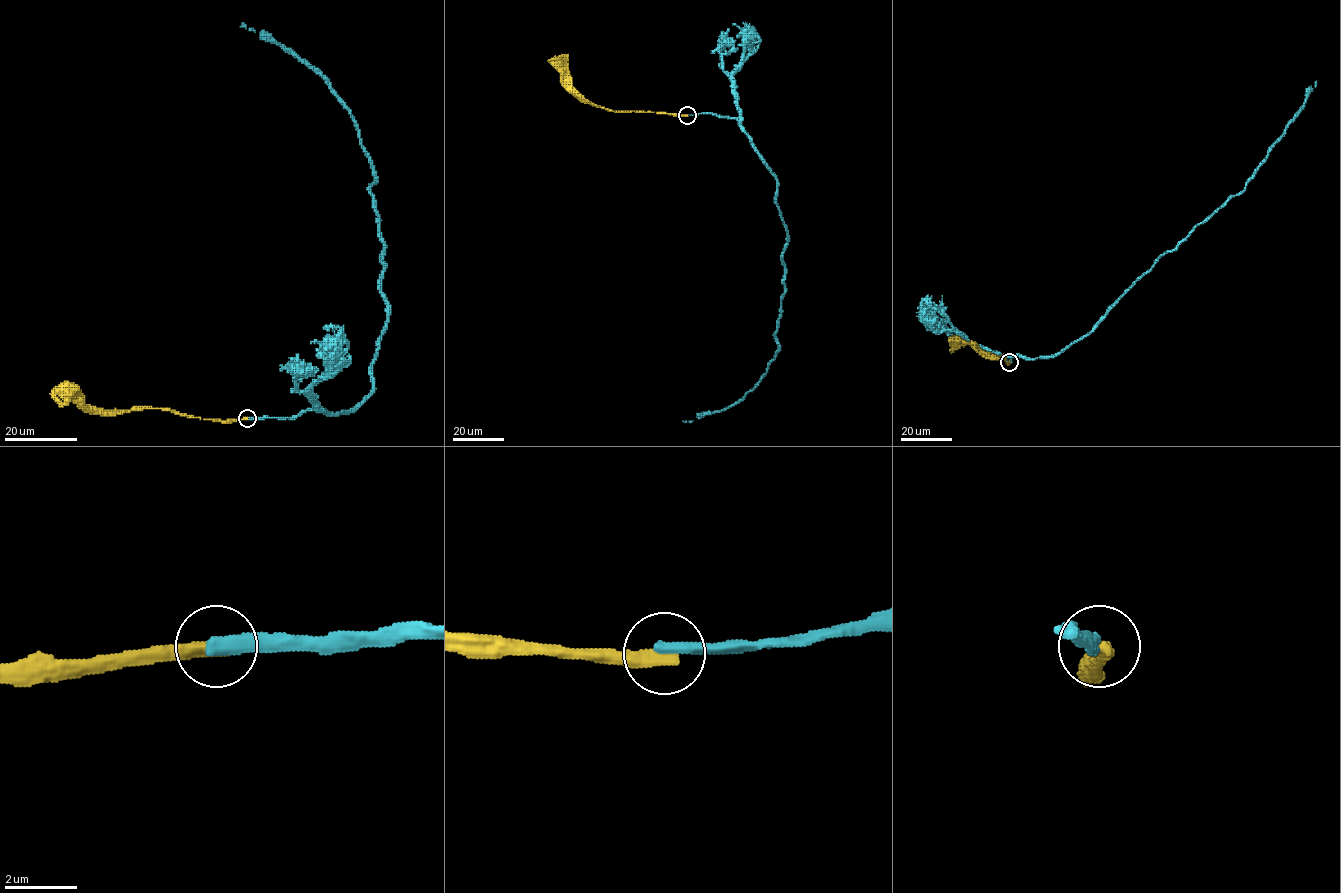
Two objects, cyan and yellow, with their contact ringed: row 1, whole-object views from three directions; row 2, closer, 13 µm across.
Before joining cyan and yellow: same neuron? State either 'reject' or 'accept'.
reject

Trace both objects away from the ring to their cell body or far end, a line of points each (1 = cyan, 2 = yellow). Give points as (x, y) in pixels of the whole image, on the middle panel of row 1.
1: (687, 115), (713, 113), (738, 121), (775, 178), (787, 236), (776, 355), (739, 400), (683, 422)
2: (687, 115), (612, 111), (593, 106), (572, 86), (571, 78), (560, 63)

